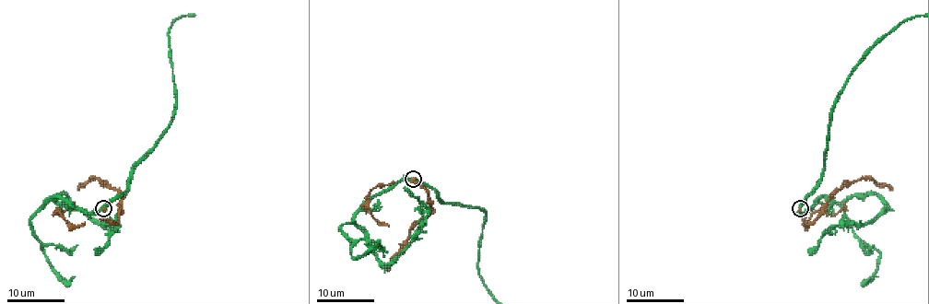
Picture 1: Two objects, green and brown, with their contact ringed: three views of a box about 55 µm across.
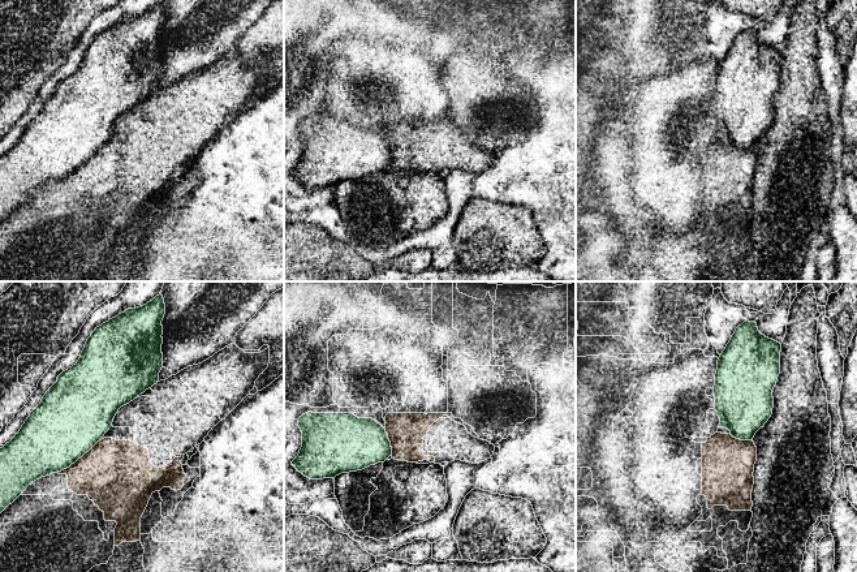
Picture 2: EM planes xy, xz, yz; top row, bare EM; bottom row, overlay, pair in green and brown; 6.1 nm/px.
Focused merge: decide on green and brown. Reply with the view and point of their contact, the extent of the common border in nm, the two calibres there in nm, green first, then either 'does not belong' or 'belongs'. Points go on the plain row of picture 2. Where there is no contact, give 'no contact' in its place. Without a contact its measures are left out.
meets green in xy at (78, 166); contact 360 nm long; 420 nm thick on the green side, 440 nm on the other; does not belong

